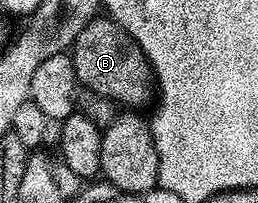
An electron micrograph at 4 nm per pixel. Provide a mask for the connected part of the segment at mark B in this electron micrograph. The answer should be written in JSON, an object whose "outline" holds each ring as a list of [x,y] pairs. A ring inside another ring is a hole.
{"outline":[[[92,18],[73,41],[71,57],[77,81],[84,89],[97,90],[104,98],[125,108],[141,108],[137,106],[145,106],[149,101],[154,101],[155,75],[149,57],[141,51],[135,39],[112,18]]]}

